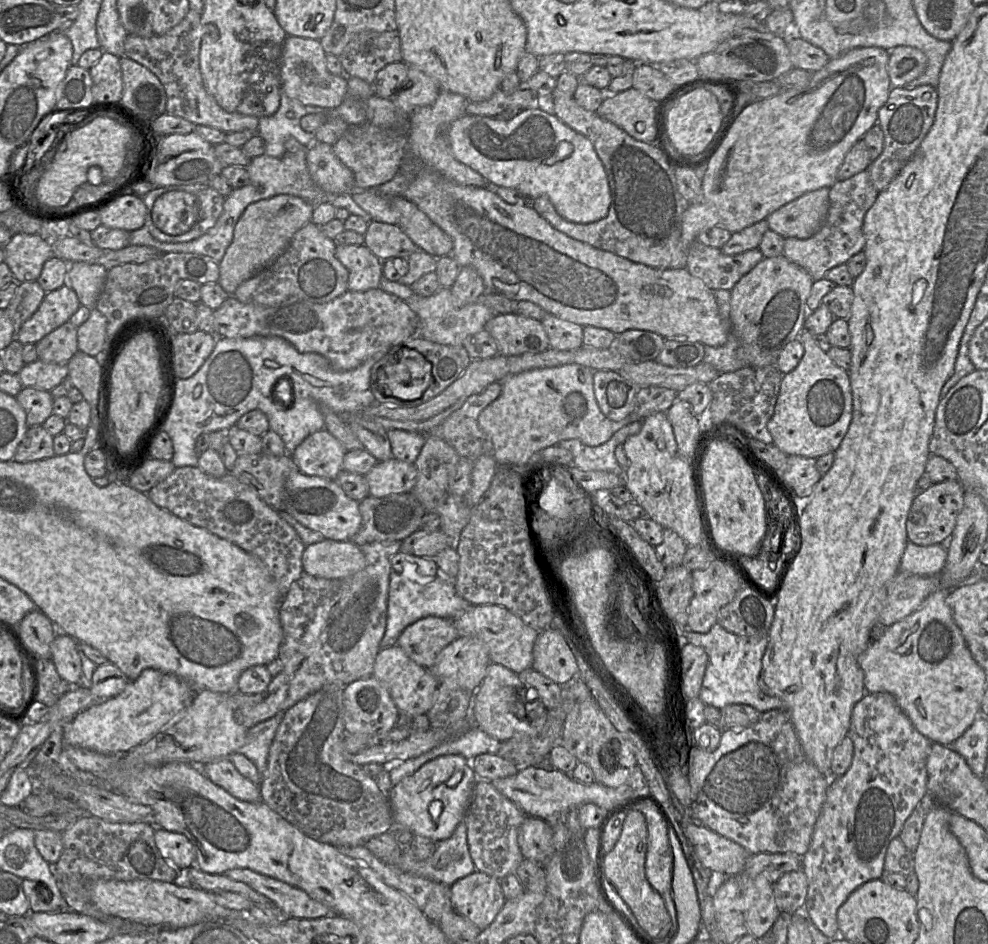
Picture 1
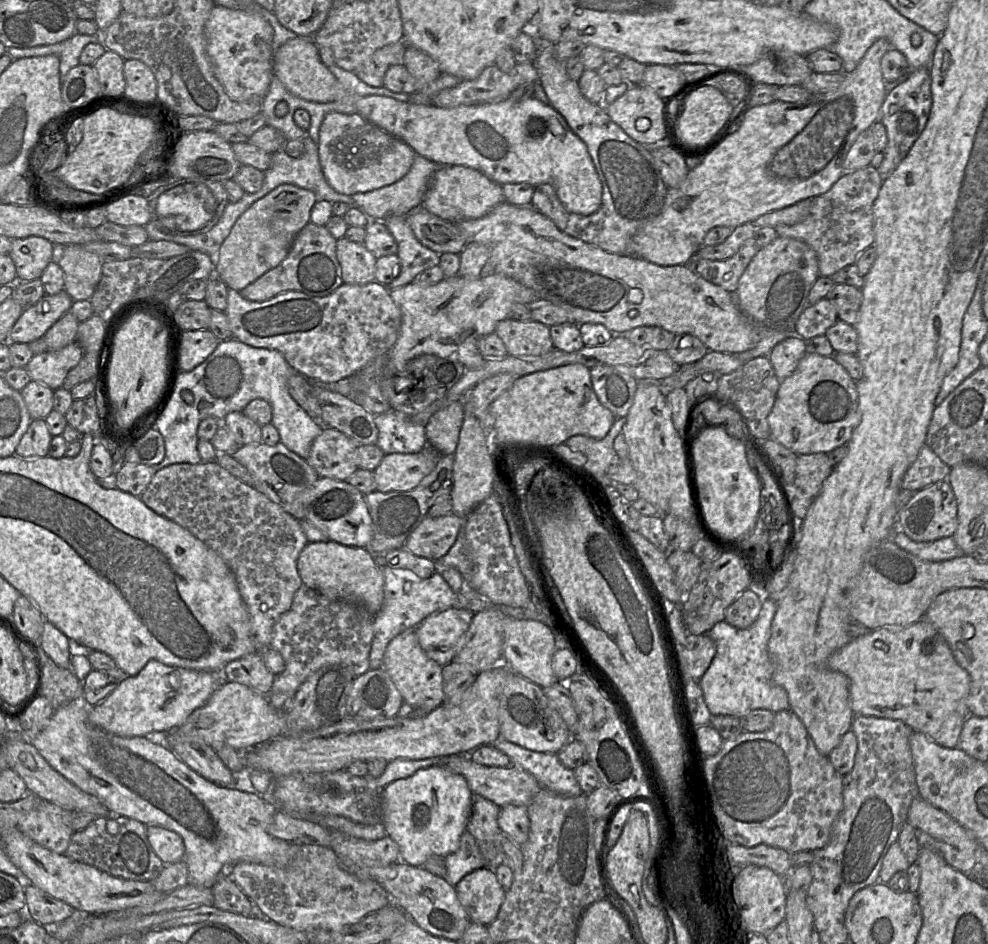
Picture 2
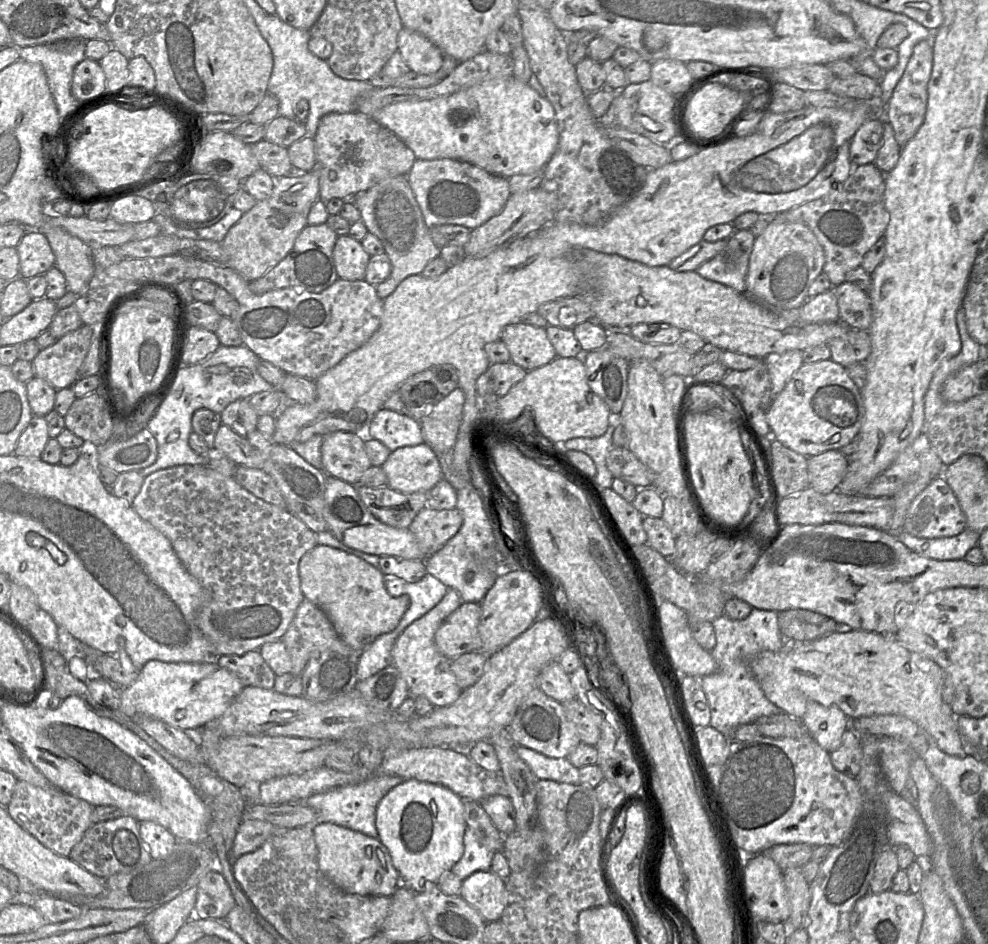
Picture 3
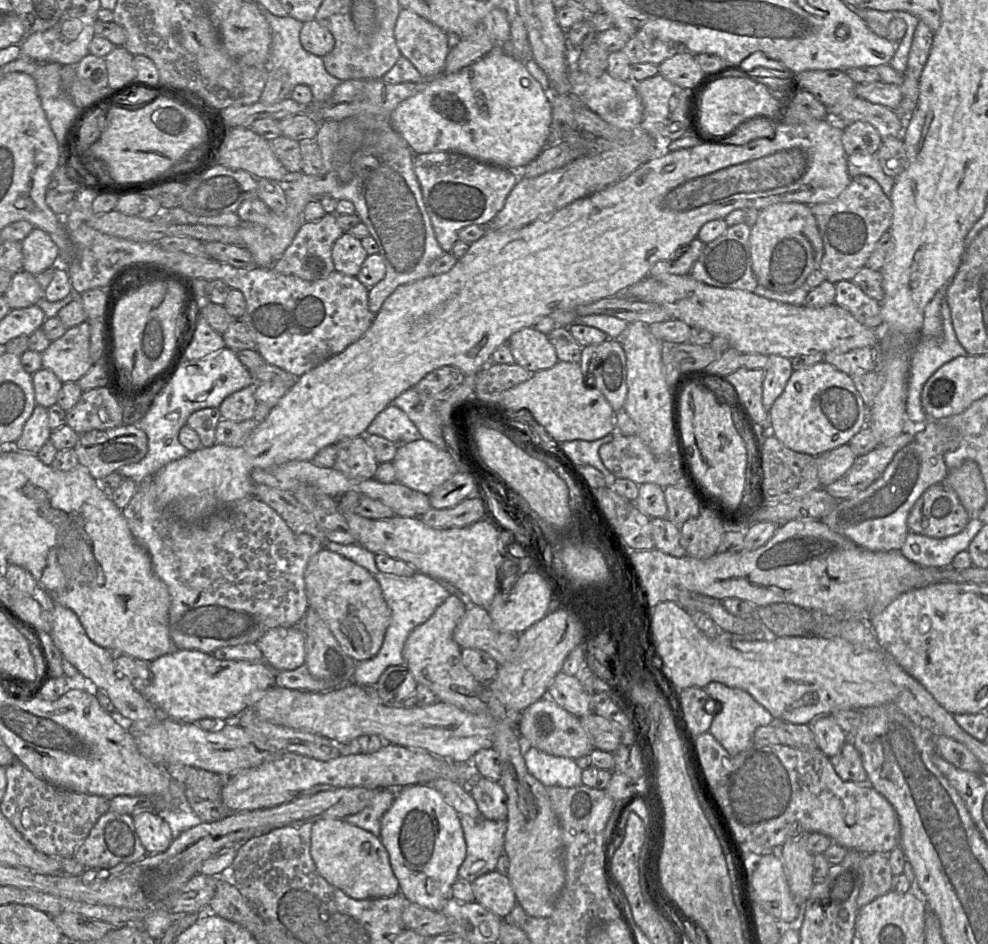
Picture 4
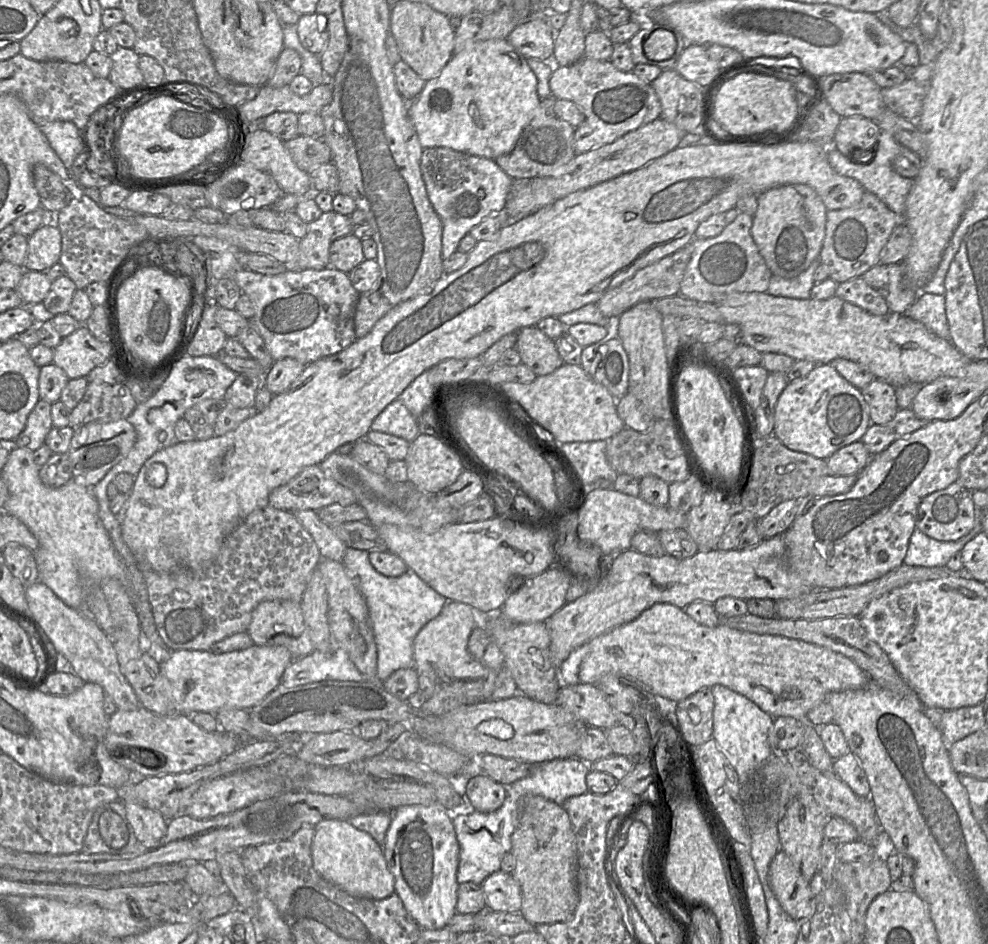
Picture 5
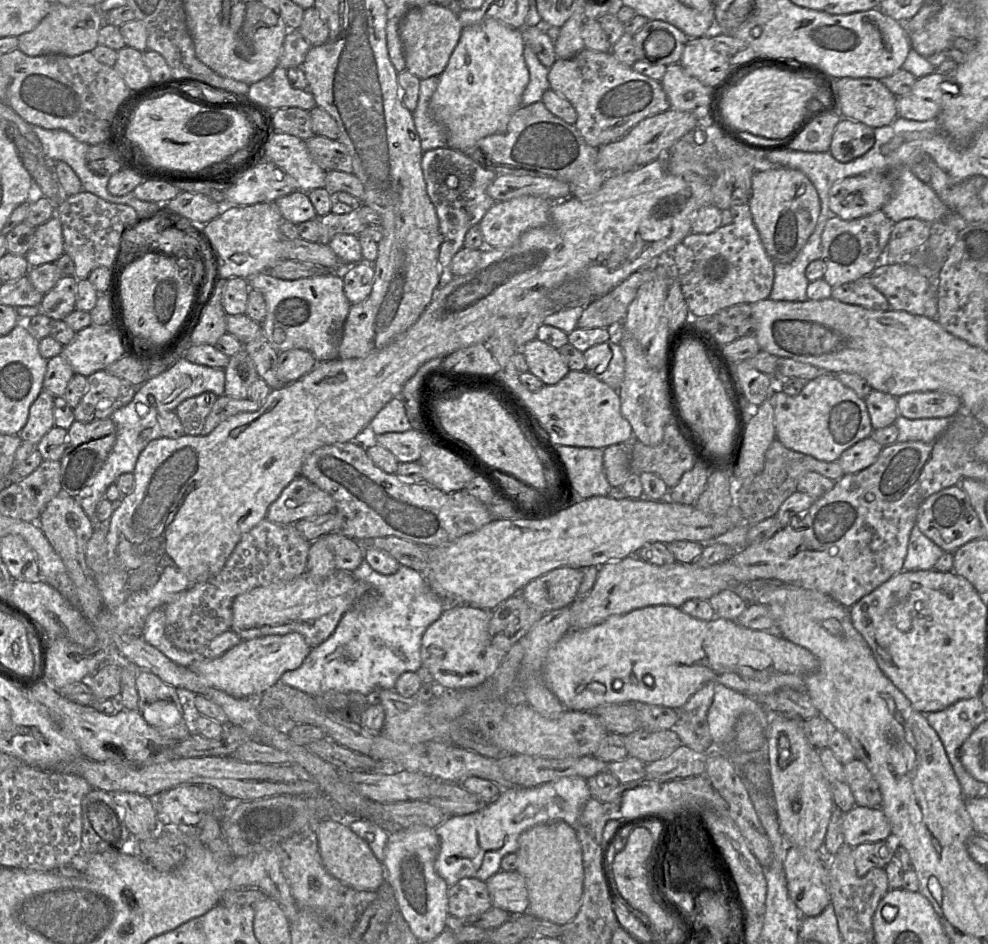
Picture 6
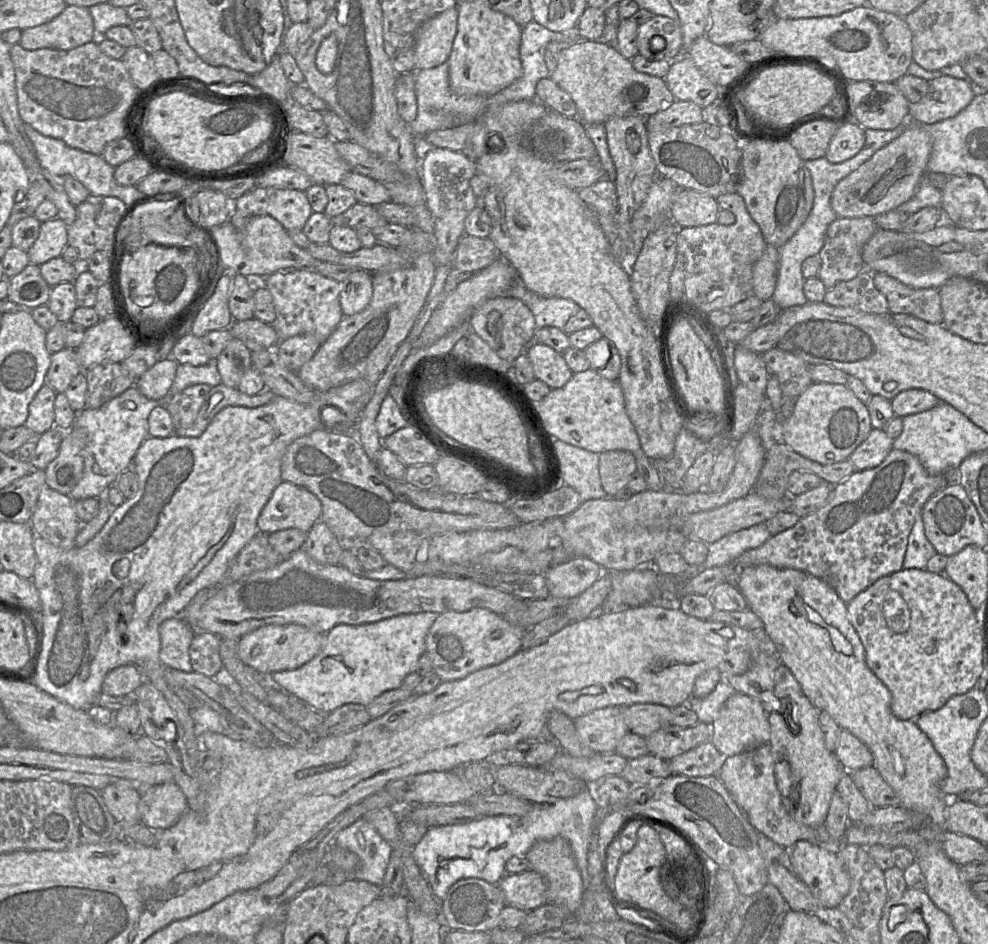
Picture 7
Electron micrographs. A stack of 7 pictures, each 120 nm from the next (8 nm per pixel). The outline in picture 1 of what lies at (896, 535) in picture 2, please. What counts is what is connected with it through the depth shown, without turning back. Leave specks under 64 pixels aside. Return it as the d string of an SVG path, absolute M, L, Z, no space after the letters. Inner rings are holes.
M907 542L901 558L900 571L920 576L936 576L942 572L947 560L947 545L919 546Z

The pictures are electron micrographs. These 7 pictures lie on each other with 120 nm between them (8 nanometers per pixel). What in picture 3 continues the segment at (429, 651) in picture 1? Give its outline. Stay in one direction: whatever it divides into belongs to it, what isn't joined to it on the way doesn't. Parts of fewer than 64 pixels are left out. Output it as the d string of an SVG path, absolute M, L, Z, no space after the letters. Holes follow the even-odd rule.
M461 603L439 626L434 635L438 651L453 660L465 653L481 651L478 631L480 603Z

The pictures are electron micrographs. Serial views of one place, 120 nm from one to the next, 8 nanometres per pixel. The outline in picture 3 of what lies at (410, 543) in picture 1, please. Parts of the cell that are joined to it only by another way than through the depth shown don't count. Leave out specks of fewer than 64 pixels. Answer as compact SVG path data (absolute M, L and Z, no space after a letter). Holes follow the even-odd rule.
M423 508L413 519L409 530L426 557L433 555L459 531L463 518L457 509Z

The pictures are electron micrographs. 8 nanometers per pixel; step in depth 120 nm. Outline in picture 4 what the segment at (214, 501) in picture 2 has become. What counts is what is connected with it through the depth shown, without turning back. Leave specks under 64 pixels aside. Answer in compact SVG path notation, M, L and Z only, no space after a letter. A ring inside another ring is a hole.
M150 478L138 484L137 490L131 497L122 514L135 540L148 552L153 571L162 580L169 591L169 634L178 649L199 650L212 654L216 649L235 646L257 641L271 628L297 626L308 609L308 599L305 591L304 571L309 559L319 552L323 545L315 537L307 533L295 533L284 519L270 506L255 496L247 496L237 500L226 507L217 510L209 516L193 520L180 520L172 512L163 512L154 502L154 487Z

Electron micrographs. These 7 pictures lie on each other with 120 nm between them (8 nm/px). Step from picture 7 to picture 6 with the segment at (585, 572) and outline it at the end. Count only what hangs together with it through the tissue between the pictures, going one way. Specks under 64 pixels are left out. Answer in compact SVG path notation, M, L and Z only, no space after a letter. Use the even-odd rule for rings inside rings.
M559 567L525 585L520 594L528 603L544 614L569 607L577 598L583 570Z

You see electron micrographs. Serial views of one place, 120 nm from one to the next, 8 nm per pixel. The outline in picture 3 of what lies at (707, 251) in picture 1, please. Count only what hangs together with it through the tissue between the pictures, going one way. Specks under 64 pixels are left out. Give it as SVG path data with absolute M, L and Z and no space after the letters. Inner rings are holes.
M736 230L726 240L725 247L713 258L701 264L696 272L711 281L746 292L745 277L755 237L749 230Z

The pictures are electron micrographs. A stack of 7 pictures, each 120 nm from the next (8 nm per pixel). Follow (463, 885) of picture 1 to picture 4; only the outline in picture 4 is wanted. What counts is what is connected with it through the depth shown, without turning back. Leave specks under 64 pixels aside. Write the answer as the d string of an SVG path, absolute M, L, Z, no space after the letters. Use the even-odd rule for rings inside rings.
M496 870L475 879L471 887L475 901L500 918L507 917L516 904L508 877Z

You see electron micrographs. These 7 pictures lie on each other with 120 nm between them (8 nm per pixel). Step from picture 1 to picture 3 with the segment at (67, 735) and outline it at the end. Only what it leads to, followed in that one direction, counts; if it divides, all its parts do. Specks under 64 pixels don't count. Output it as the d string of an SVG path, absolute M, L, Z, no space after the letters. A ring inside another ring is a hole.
M151 660L142 667L131 685L119 688L119 710L130 718L143 714L180 730L198 732L208 722L216 722L244 687L235 674L217 663Z

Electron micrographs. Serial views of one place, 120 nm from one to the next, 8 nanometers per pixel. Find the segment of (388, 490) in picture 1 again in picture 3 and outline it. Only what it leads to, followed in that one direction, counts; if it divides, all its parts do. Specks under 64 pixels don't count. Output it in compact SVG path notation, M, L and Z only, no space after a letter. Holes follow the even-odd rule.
M426 443L396 449L381 467L387 476L387 486L402 493L428 492L443 478L438 456Z

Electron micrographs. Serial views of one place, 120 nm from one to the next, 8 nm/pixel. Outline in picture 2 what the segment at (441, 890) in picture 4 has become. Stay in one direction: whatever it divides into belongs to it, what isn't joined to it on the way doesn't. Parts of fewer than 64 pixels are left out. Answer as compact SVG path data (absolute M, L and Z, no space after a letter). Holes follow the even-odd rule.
M442 765L420 769L412 776L386 786L381 792L382 824L387 836L398 844L400 860L415 867L422 867L432 855L446 857L454 853L459 847L461 835L467 830L473 797L465 778Z

